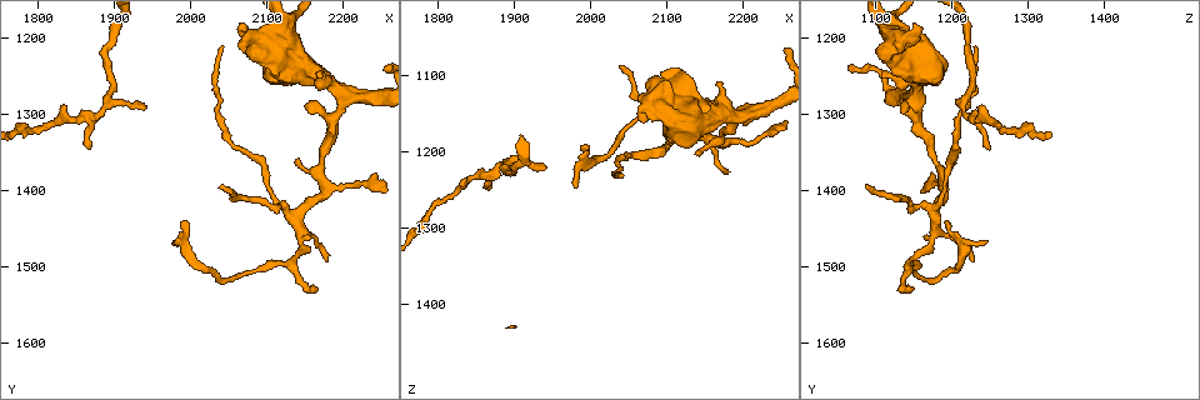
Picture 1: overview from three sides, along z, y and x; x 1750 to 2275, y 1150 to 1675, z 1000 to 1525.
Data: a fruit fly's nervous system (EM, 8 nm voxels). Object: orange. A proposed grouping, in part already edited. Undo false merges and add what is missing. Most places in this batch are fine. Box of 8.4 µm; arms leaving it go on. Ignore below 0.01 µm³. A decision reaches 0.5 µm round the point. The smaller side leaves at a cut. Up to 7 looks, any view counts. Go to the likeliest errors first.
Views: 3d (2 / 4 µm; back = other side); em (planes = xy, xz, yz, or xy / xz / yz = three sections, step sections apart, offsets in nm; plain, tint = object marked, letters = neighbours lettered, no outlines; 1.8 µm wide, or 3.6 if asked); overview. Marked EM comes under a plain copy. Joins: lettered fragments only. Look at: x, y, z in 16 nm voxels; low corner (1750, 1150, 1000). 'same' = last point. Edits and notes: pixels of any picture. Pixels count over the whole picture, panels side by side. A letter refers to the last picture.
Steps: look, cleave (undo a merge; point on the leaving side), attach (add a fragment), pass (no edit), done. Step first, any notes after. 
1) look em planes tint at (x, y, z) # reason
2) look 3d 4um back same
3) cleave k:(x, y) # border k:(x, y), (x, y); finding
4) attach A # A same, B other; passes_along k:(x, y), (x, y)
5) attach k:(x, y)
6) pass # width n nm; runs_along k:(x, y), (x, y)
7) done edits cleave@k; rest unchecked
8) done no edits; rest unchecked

look 3d 4um at (2145, 1430, 1180) # four or more arms meet

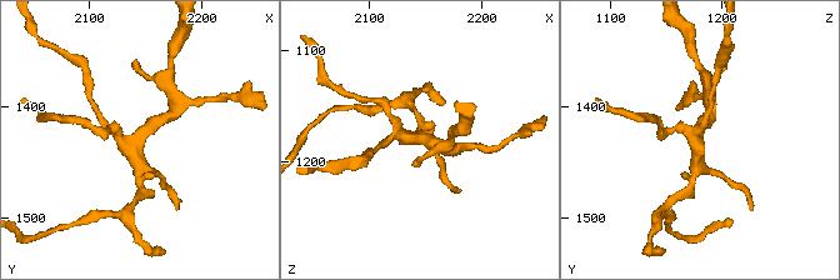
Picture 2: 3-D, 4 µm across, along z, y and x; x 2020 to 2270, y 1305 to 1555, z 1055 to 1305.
look em yz step 8 tint at (2142, 1432, 1176) # need the tissue

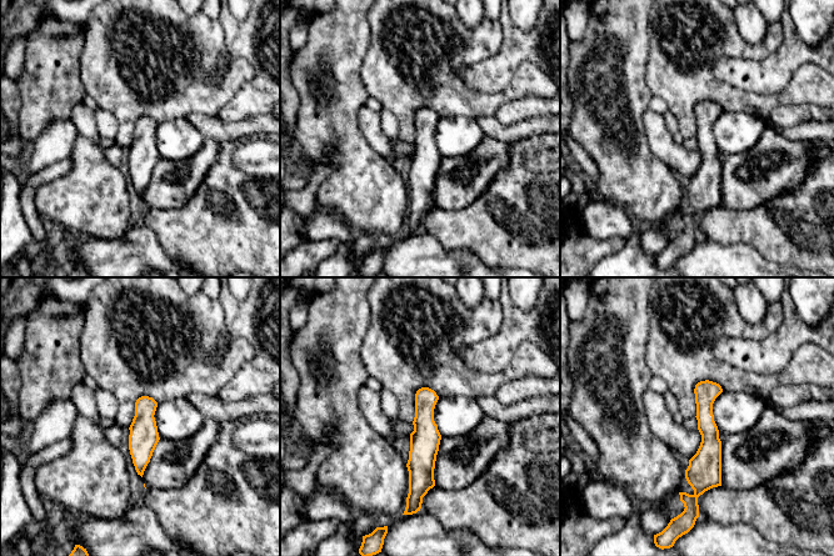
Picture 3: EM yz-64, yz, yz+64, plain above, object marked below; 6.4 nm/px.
look em planes letters same # cut it another way

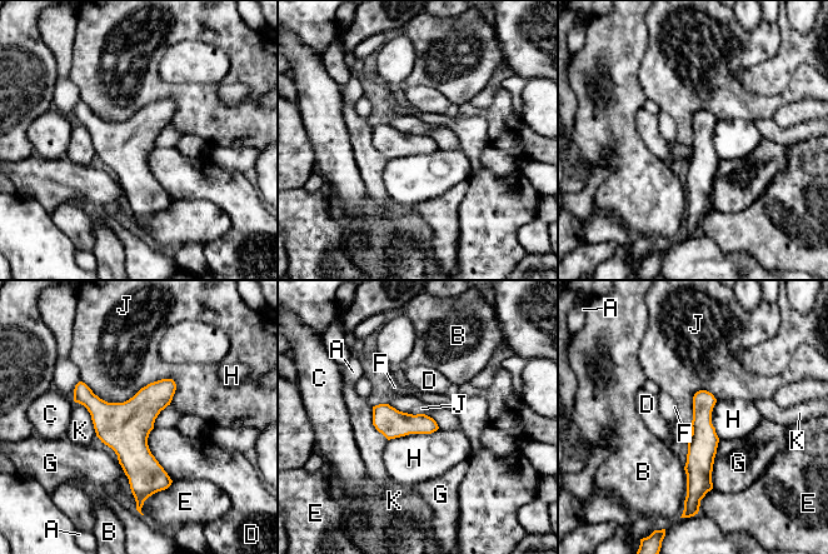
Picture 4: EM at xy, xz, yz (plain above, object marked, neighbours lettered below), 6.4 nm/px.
pass # longest_contact J 650 nm; A other, B other, C other, D other, E other, F other, G other, H other, J other, K other; border 4:(80, 380), (108, 402), (176, 389); all the same neuron

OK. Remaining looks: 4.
look 3d 2um at (1865, 1345, 1250) # branch stops here

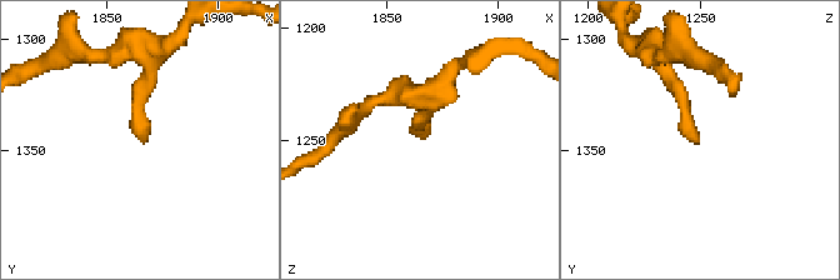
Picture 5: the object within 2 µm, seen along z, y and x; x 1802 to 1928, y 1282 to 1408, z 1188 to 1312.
look em 3.6um xy step 4 tint at (1866, 1347, 1248) # need the tissue

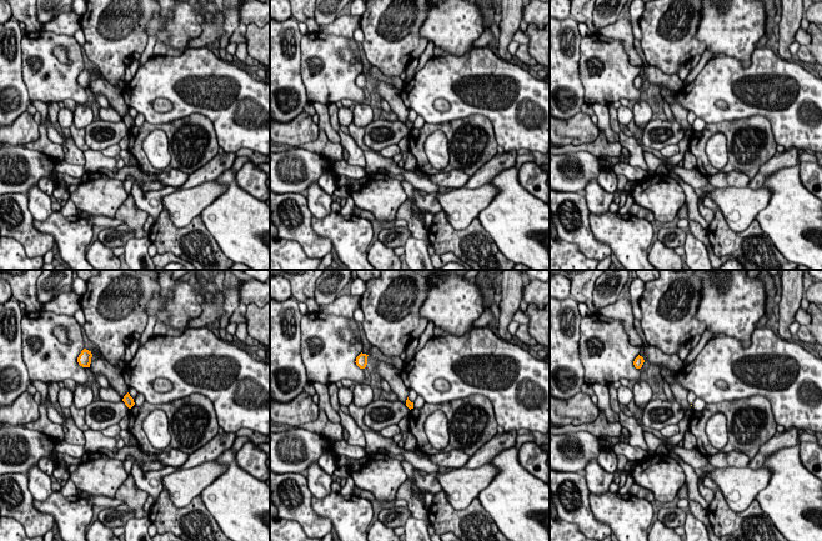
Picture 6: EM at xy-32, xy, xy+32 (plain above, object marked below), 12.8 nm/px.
look em 3.6um planes letters same # cut it another way

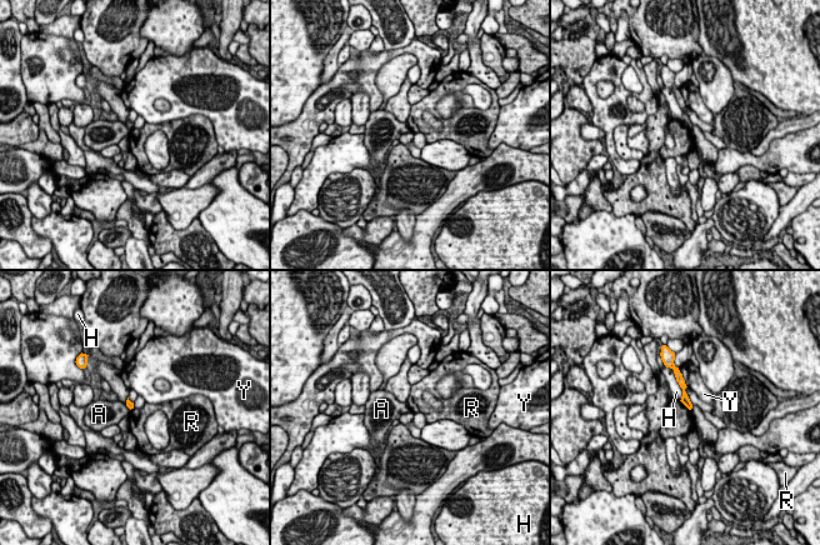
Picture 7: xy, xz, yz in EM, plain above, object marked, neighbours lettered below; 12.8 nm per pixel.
pass # width 90 nm; longest_contact H 420 nm; A other, H other, R other, Y other; no lettered fragment goes on from it

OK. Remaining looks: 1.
done no edits; rest unchecked

